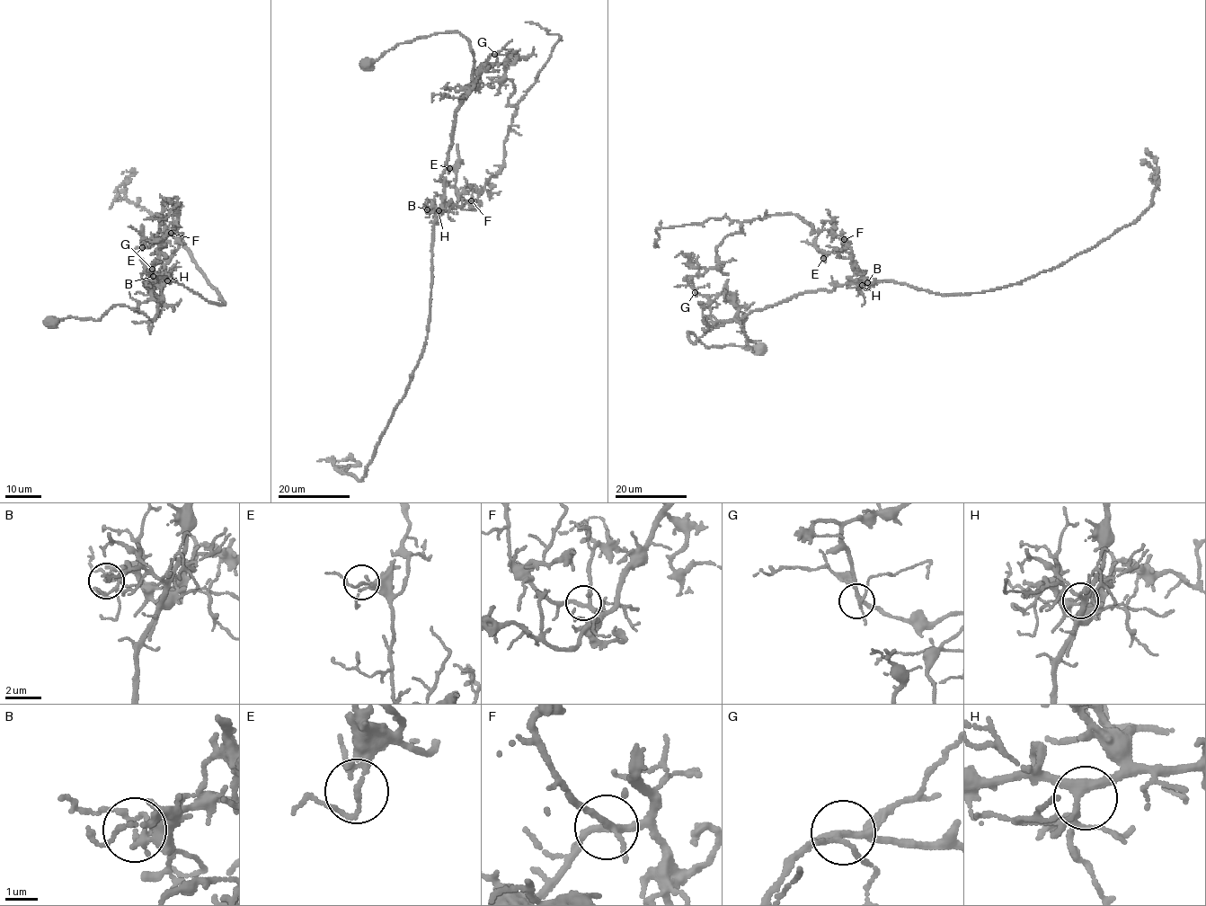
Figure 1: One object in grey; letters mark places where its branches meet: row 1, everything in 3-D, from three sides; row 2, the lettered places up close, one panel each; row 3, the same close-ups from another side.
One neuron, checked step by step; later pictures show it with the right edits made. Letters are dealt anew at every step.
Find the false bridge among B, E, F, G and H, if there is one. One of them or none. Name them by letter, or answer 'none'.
B

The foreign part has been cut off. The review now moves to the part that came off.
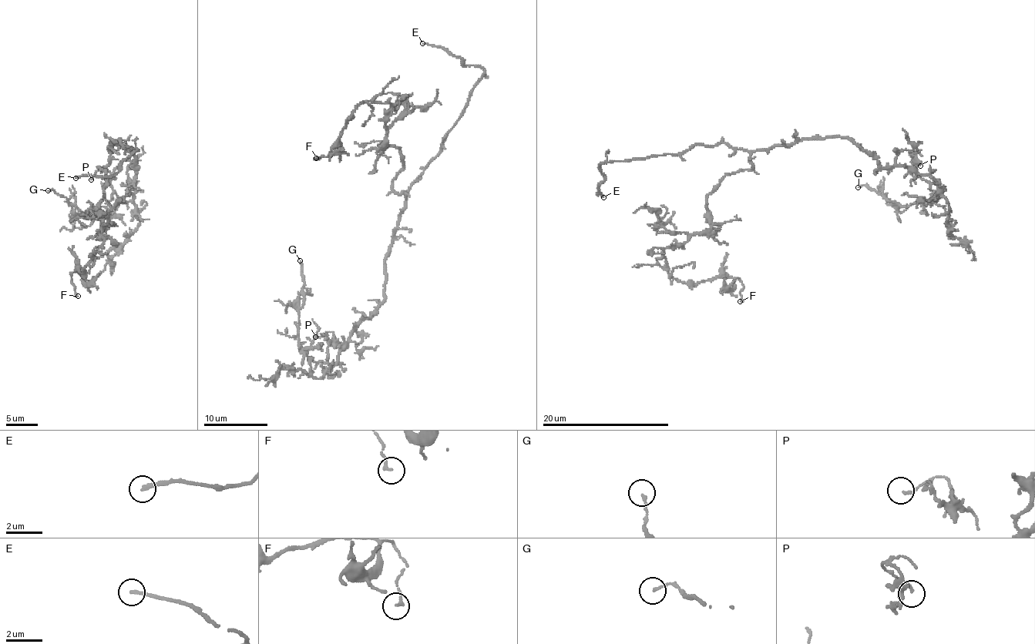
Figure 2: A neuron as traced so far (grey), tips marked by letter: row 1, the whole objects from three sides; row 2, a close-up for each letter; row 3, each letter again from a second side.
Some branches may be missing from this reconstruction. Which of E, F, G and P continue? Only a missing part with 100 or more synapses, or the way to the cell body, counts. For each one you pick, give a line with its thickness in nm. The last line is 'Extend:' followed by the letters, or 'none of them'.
E: 180 nm
Extend: E

